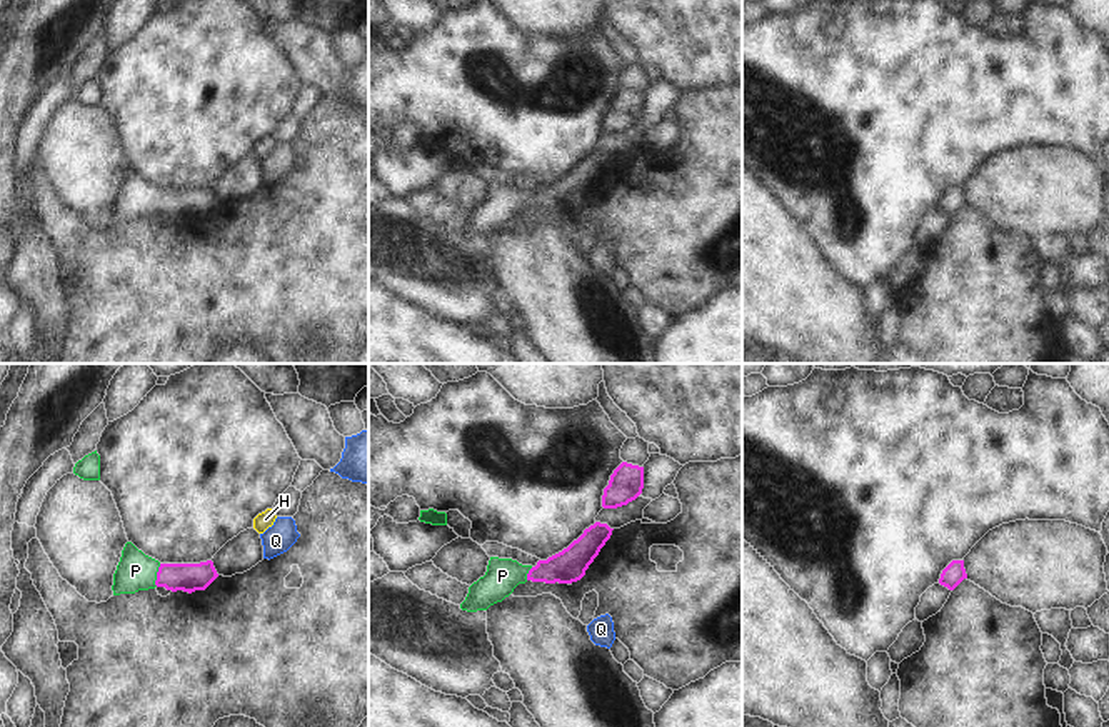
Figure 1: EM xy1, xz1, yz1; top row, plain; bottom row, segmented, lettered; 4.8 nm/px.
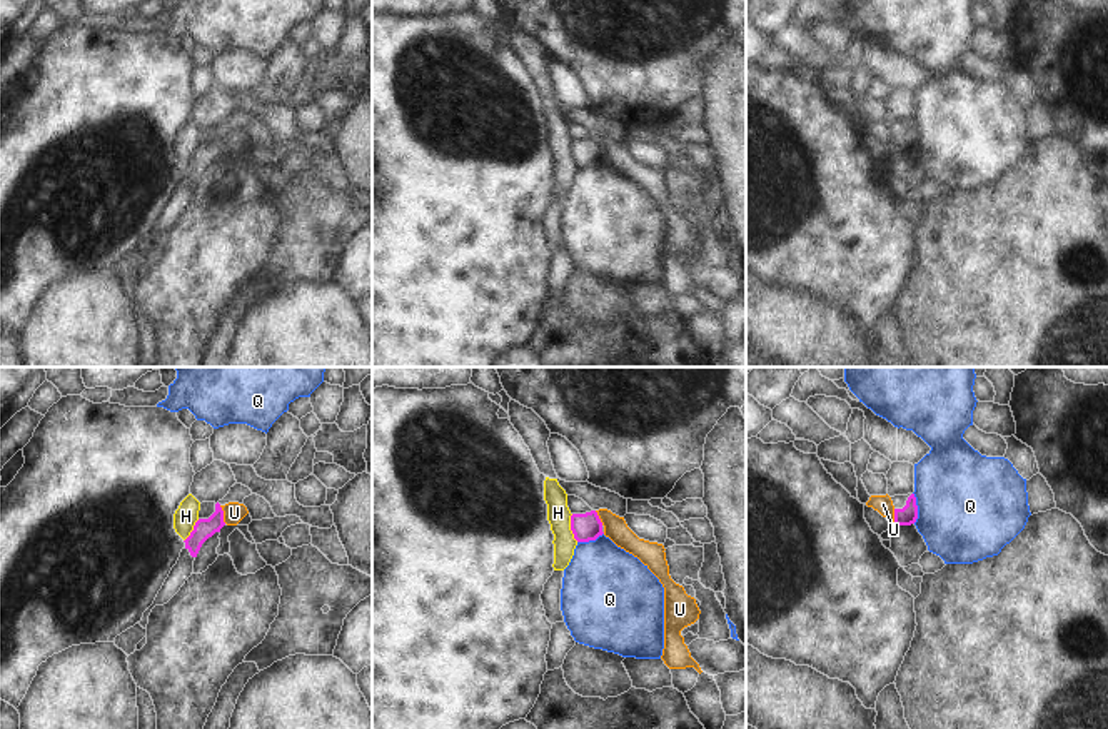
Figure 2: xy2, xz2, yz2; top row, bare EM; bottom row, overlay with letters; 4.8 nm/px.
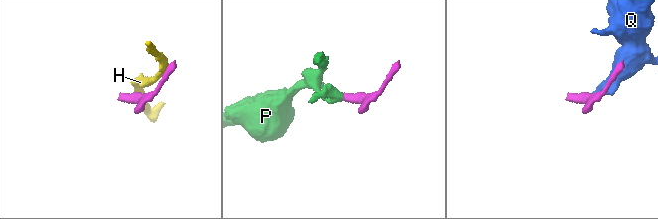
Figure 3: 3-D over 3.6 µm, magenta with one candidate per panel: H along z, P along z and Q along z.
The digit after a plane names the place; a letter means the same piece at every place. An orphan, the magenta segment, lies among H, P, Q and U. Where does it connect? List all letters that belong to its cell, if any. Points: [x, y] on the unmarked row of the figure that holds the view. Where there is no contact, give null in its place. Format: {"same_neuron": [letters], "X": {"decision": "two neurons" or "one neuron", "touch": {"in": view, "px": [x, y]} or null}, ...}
{"same_neuron": ["P"], "H": {"decision": "two neurons", "touch": {"in": "xz2", "px": [571, 154]}}, "P": {"decision": "one neuron", "touch": {"in": "xy1", "px": [157, 202]}}, "Q": {"decision": "two neurons", "touch": {"in": "yz2", "px": [916, 134]}}, "U": {"decision": "two neurons", "touch": {"in": "xy2", "px": [222, 140]}}}

